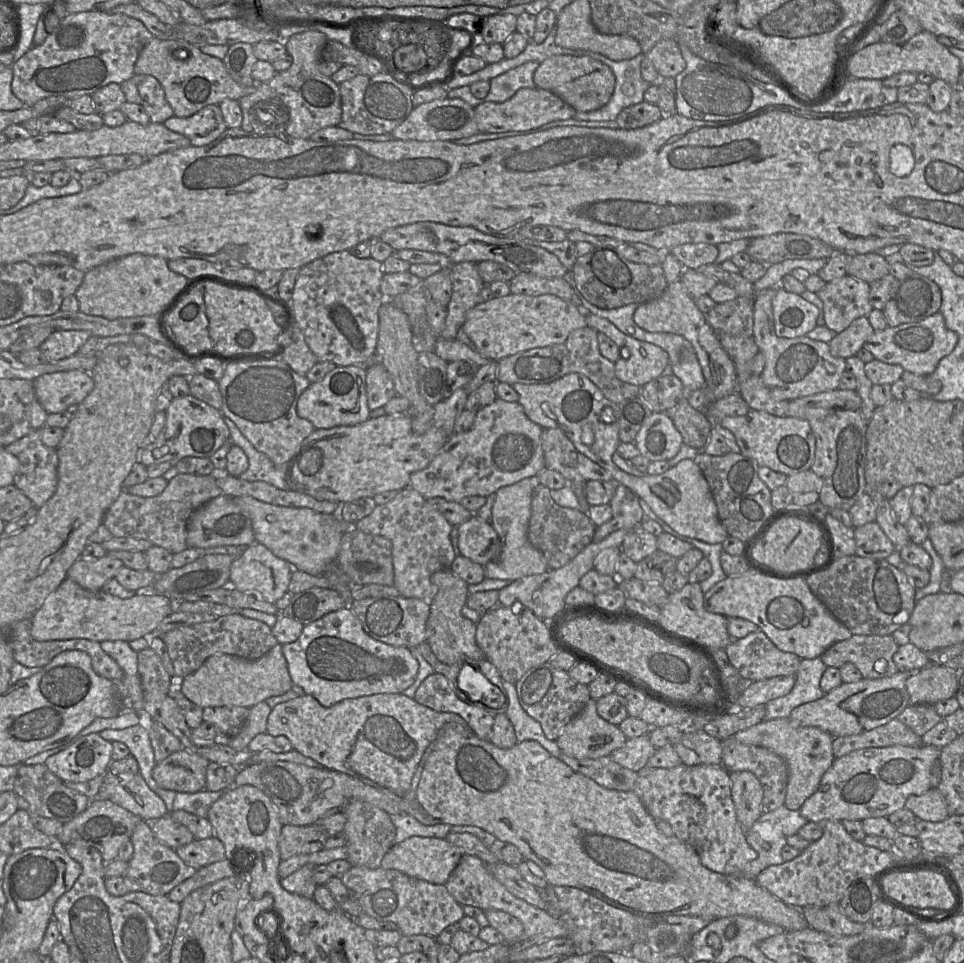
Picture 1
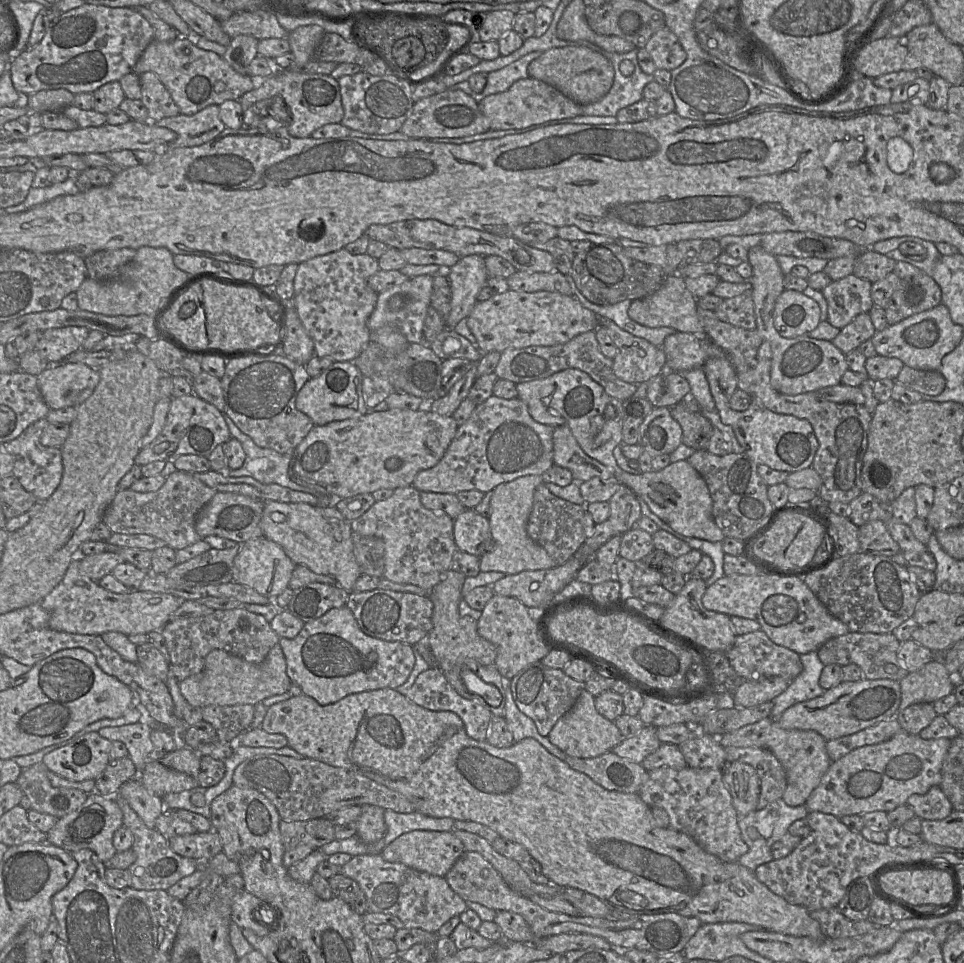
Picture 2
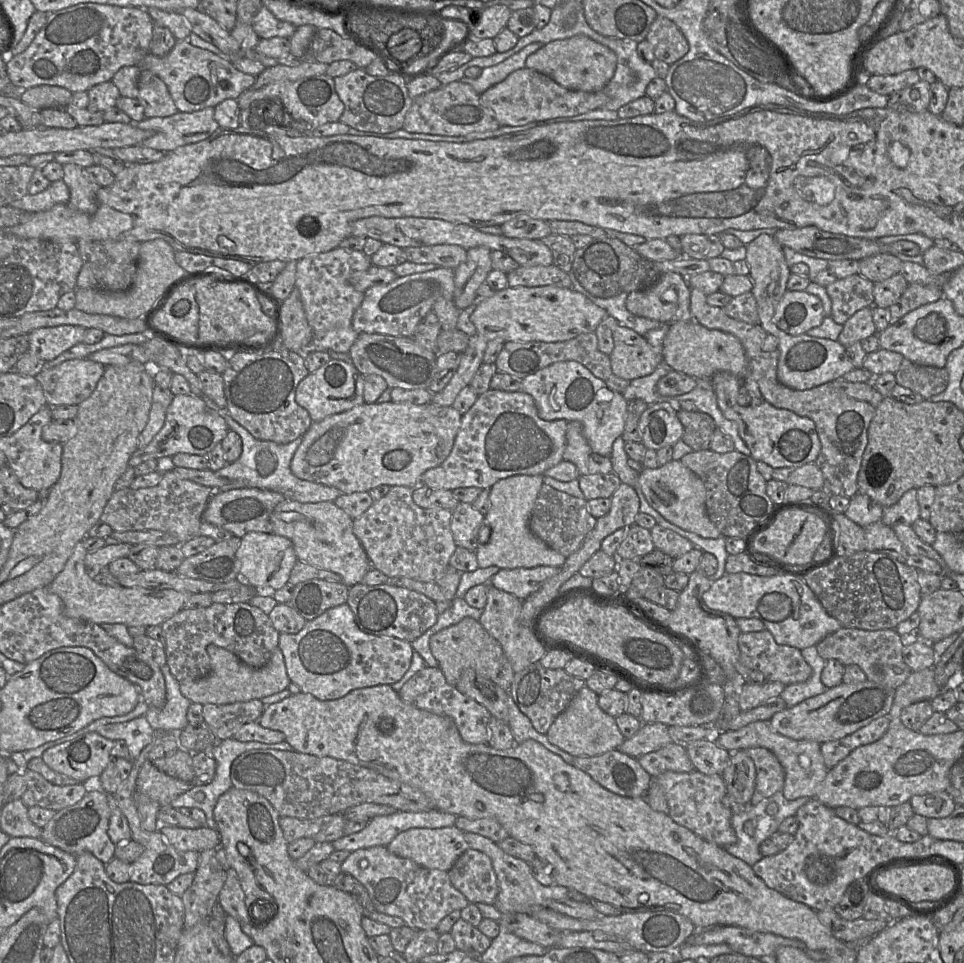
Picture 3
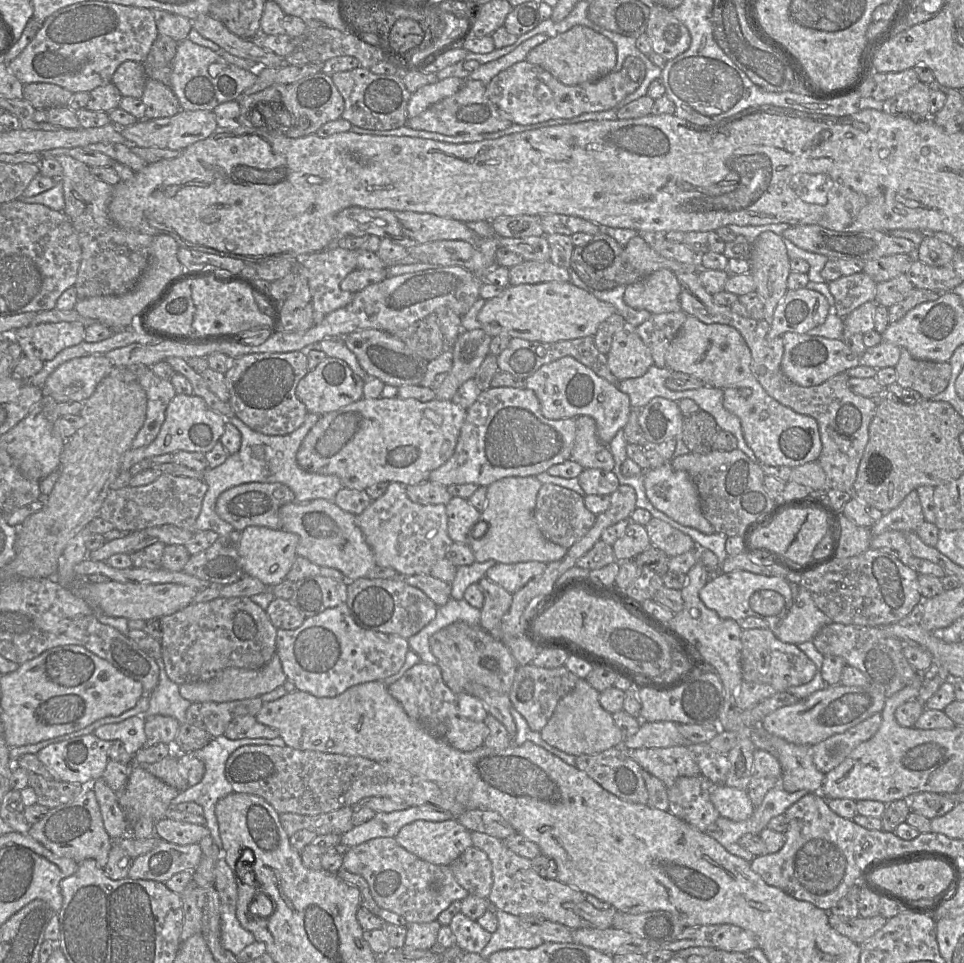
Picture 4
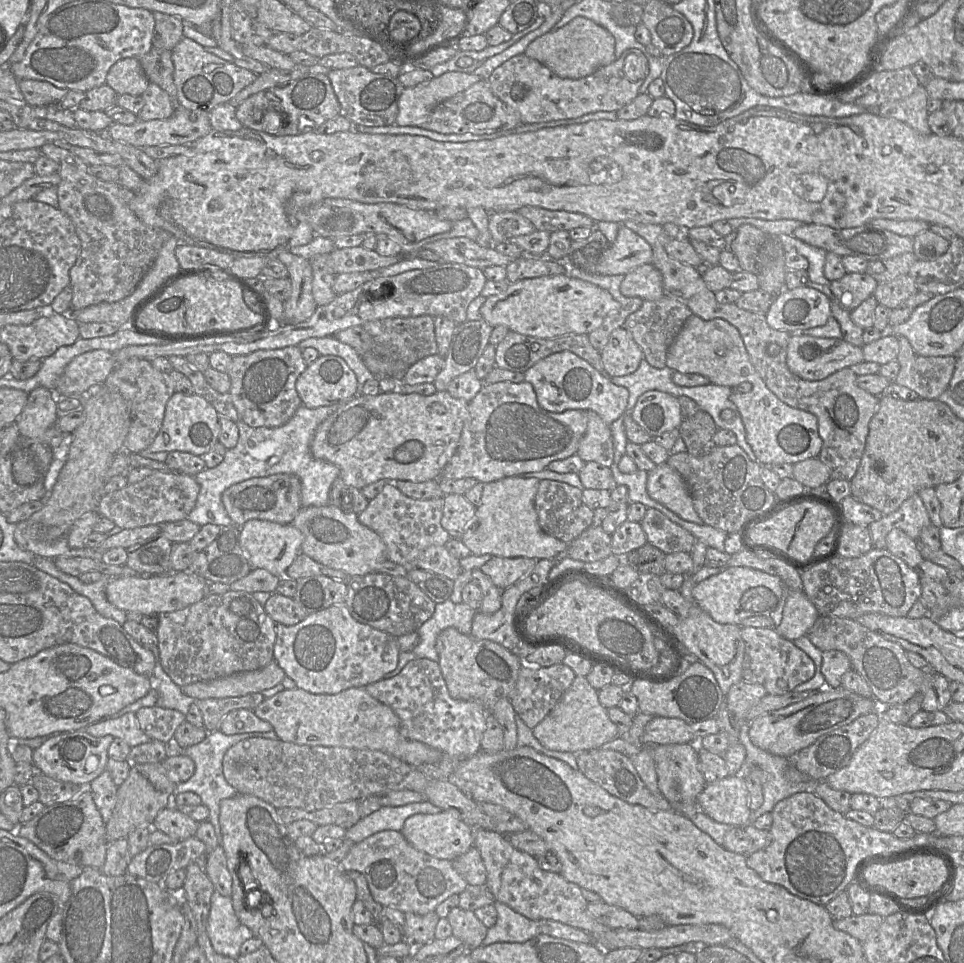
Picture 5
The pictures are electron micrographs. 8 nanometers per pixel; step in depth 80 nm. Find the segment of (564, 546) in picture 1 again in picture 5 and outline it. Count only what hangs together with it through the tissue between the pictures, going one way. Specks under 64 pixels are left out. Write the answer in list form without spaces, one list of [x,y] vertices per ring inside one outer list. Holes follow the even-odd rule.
[[[540,480],[535,497],[535,511],[542,530],[567,544],[591,525],[600,525],[599,515],[586,505],[582,491],[555,480]]]

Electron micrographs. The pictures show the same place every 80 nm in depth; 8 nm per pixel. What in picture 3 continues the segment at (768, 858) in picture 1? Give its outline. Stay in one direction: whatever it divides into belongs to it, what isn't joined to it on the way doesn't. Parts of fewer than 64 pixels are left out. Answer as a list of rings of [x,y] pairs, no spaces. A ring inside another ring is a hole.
[[[781,790],[768,798],[764,798],[755,806],[750,804],[747,805],[746,810],[737,811],[736,813],[733,813],[731,817],[731,825],[735,830],[737,842],[723,848],[734,857],[737,857],[748,865],[753,866],[763,857],[759,850],[760,844],[764,840],[769,839],[773,833],[778,831],[779,825],[785,818],[795,816],[797,810],[810,799],[811,798],[809,797],[800,797],[795,800],[787,800]],[[771,803],[776,803],[778,805],[778,812],[775,815],[769,815],[767,813],[767,807]]]

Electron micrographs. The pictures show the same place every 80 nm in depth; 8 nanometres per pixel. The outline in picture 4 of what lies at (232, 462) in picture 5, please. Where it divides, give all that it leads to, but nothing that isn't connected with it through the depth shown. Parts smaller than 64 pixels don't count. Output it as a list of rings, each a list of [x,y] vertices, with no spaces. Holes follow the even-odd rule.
[[[307,413],[300,427],[290,434],[282,436],[271,436],[256,432],[250,429],[236,416],[225,418],[226,422],[231,423],[240,432],[241,446],[238,452],[228,454],[226,460],[222,464],[214,468],[207,468],[203,472],[202,479],[207,484],[207,491],[203,497],[201,510],[195,522],[195,530],[212,530],[218,535],[230,533],[234,528],[217,515],[215,510],[216,500],[225,490],[244,483],[282,483],[292,490],[295,501],[299,503],[306,503],[315,499],[334,501],[336,494],[343,487],[340,478],[331,474],[325,475],[305,471],[299,467],[296,461],[296,453],[300,444],[319,418],[320,415],[318,414]],[[253,446],[263,447],[264,455],[262,457],[253,455]]]

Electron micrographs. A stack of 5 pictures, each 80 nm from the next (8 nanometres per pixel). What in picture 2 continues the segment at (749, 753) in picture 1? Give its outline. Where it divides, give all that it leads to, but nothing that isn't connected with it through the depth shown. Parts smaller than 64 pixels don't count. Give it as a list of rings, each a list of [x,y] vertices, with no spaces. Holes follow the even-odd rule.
[[[725,747],[726,763],[739,761],[751,765],[760,780],[757,810],[782,798],[786,789],[786,773],[780,761],[767,749],[757,747]]]

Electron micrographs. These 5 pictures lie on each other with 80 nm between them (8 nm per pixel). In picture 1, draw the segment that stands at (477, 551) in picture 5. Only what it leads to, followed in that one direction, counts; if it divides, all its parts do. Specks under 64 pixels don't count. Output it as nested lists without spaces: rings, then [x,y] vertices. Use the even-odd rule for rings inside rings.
[[[532,476],[515,484],[501,487],[495,493],[490,524],[501,540],[502,551],[498,560],[491,560],[483,566],[486,578],[514,581],[524,576],[542,574],[549,569],[543,553],[528,539],[532,494],[539,484],[538,476]],[[502,519],[507,519],[509,524],[502,526]]]

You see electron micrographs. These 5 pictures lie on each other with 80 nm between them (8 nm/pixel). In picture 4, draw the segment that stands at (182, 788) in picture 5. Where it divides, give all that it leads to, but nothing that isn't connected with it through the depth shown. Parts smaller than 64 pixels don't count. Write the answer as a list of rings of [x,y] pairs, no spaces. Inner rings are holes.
[[[225,735],[212,738],[203,748],[195,750],[193,753],[195,757],[201,760],[205,766],[205,772],[201,781],[186,790],[180,792],[174,799],[173,805],[182,802],[195,802],[203,808],[203,817],[205,819],[205,826],[209,830],[210,836],[214,843],[222,850],[222,842],[219,834],[218,823],[215,815],[215,806],[219,799],[233,792],[231,784],[227,781],[225,776],[225,764],[230,754],[237,748],[244,745],[274,745],[283,747],[285,742],[279,736],[273,739],[268,738],[242,738],[231,740]]]

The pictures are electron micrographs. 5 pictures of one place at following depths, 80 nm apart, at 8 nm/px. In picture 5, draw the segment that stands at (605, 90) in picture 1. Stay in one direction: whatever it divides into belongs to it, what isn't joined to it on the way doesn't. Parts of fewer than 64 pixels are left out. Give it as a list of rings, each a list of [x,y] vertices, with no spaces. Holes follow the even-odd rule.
[[[575,17],[556,31],[550,31],[531,42],[524,53],[548,67],[561,78],[579,79],[611,64],[615,58],[615,39],[602,26],[585,17]]]

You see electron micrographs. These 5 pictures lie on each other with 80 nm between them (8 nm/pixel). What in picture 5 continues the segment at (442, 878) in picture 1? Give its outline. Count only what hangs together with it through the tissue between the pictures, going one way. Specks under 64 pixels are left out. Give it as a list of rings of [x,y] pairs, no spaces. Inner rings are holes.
[[[444,810],[437,814],[414,814],[408,817],[401,833],[415,849],[442,860],[453,861],[474,846],[473,828],[459,817]]]

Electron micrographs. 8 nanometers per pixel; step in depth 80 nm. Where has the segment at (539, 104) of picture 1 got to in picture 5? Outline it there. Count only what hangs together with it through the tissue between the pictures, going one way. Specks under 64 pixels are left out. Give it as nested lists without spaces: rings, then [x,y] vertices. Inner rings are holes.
[[[627,49],[611,64],[579,79],[561,78],[545,65],[523,53],[497,67],[487,82],[492,92],[519,116],[522,124],[574,119],[600,111],[617,112],[640,94],[644,79],[631,82],[623,71],[625,58],[638,51]]]

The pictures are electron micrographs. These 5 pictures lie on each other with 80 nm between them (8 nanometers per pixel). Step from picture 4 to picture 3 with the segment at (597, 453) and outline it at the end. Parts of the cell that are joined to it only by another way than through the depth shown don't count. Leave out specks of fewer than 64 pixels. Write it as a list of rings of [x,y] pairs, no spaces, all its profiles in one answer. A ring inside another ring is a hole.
[[[578,421],[568,422],[563,460],[572,462],[582,476],[613,472],[611,458],[593,452],[583,436],[582,424]]]

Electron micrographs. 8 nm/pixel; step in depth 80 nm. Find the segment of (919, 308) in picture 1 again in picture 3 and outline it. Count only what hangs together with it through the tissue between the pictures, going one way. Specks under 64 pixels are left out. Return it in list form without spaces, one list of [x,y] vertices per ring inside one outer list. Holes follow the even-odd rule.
[[[911,283],[907,286],[900,299],[890,306],[889,324],[895,324],[910,311],[932,302],[936,302],[943,296],[941,288],[932,285]]]

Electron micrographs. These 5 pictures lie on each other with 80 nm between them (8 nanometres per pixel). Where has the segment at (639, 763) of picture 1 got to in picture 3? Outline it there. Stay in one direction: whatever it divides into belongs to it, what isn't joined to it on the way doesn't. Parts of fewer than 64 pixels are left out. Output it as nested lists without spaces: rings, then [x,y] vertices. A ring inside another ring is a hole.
[[[643,723],[638,732],[631,738],[624,739],[617,749],[637,759],[671,743],[668,730],[669,726],[663,723]]]

